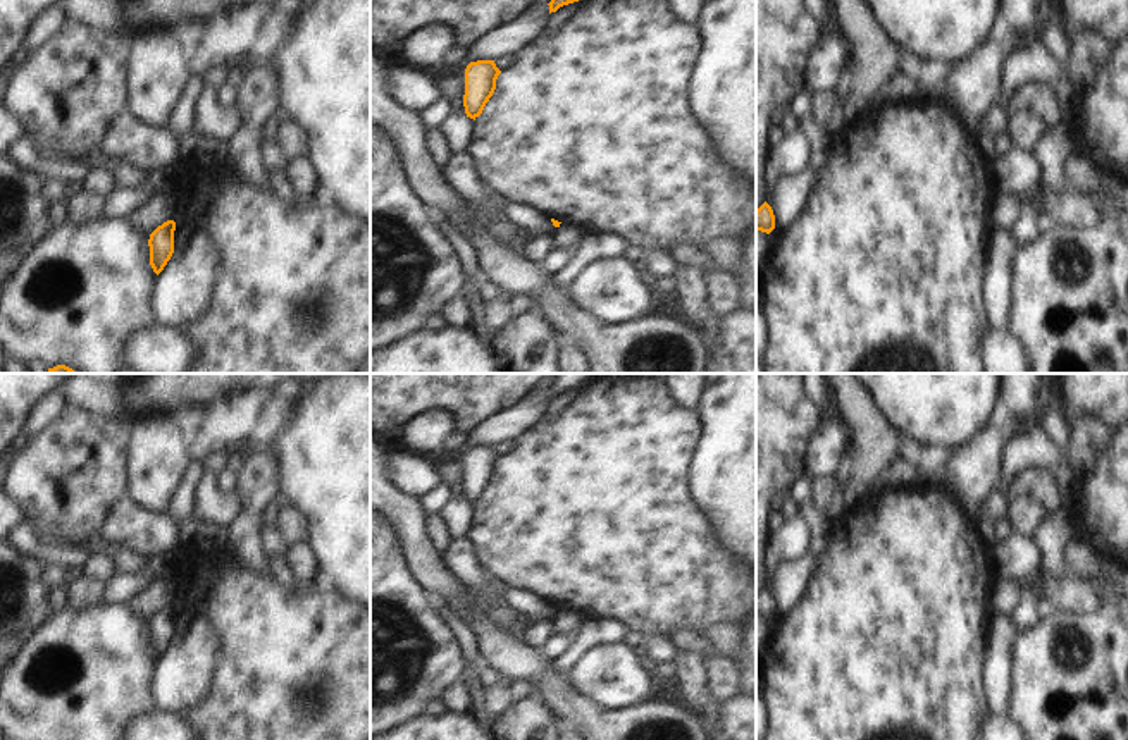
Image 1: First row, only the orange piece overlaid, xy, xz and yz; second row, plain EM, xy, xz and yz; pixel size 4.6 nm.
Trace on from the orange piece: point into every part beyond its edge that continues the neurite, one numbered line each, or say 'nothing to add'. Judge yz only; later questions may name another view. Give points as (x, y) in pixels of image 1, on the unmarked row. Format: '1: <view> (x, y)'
nothing to add

